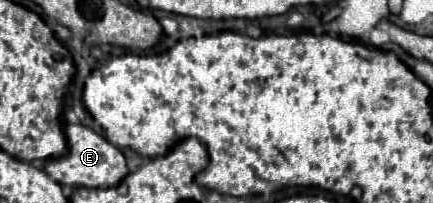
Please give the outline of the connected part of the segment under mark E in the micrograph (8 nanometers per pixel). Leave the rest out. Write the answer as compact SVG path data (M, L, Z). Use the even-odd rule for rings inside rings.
M64 123L64 135L68 143L68 153L62 157L48 159L44 165L44 171L60 185L70 187L114 187L118 185L130 171L126 167L124 155L108 143L102 135L94 133L90 127L84 127L80 123Z

